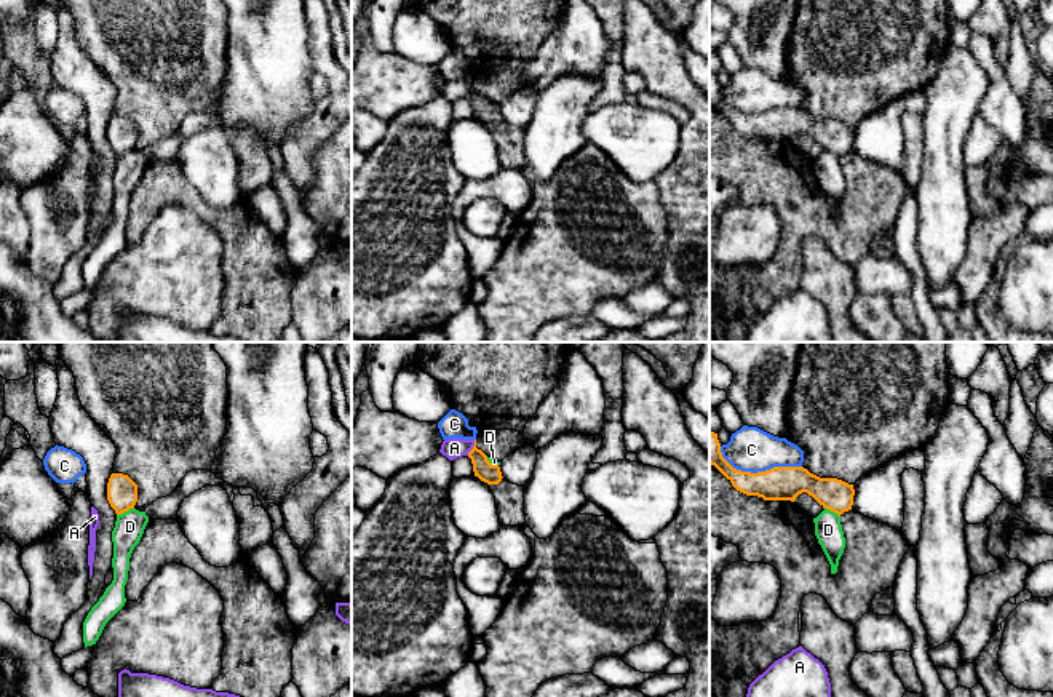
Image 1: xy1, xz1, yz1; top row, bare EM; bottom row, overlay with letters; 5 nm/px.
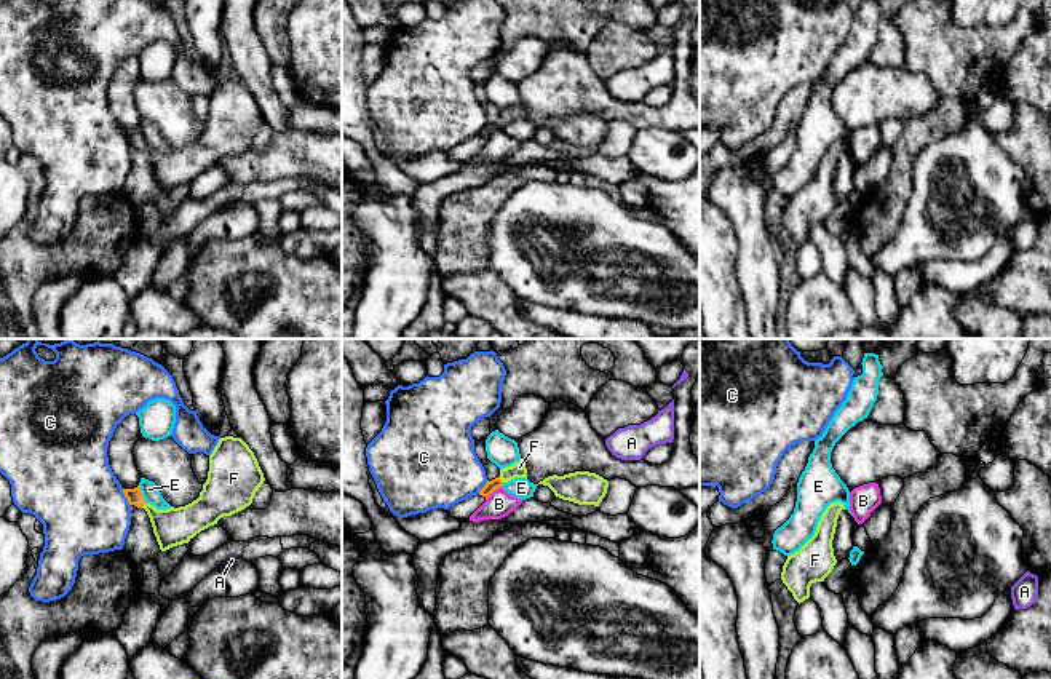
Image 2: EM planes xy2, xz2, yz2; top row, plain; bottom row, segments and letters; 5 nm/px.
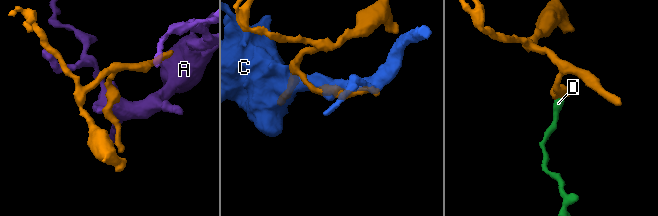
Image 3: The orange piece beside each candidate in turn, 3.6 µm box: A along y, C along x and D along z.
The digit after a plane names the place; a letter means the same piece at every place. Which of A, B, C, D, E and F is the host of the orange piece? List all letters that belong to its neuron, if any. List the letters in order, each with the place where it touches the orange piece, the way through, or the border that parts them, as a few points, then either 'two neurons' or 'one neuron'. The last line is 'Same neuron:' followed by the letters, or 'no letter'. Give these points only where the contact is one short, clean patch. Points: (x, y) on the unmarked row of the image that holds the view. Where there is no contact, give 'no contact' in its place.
A: contact xz1 (473, 90); border xz1 (475, 82), (467, 96); two neurons
B: contact xz2 (494, 131); border xz2 (502, 127), (486, 141); two neurons
C: contact yz1 (758, 114); two neurons
D: contact xy1 (125, 152); border xy1 (133, 149), (117, 157); two neurons
E: contact xy2 (141, 136); two neurons
F: contact xz2 (500, 122); way xz2 (491, 128), (500, 122), (518, 112); one neuron
Same neuron: F

